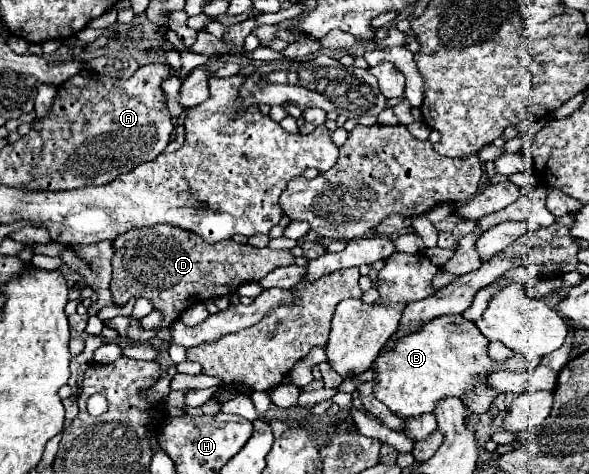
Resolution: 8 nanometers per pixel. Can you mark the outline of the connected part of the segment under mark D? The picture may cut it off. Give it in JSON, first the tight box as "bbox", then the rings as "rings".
{"bbox":[110,227,294,327],"rings":[[[142,227],[128,231],[114,241],[110,291],[114,301],[120,305],[128,303],[130,297],[148,297],[154,303],[154,309],[164,313],[162,327],[168,327],[190,305],[220,295],[232,295],[238,285],[258,281],[282,265],[294,265],[294,255],[288,249],[256,249],[252,245],[234,243],[232,239],[210,245],[196,233],[180,227]]]}

